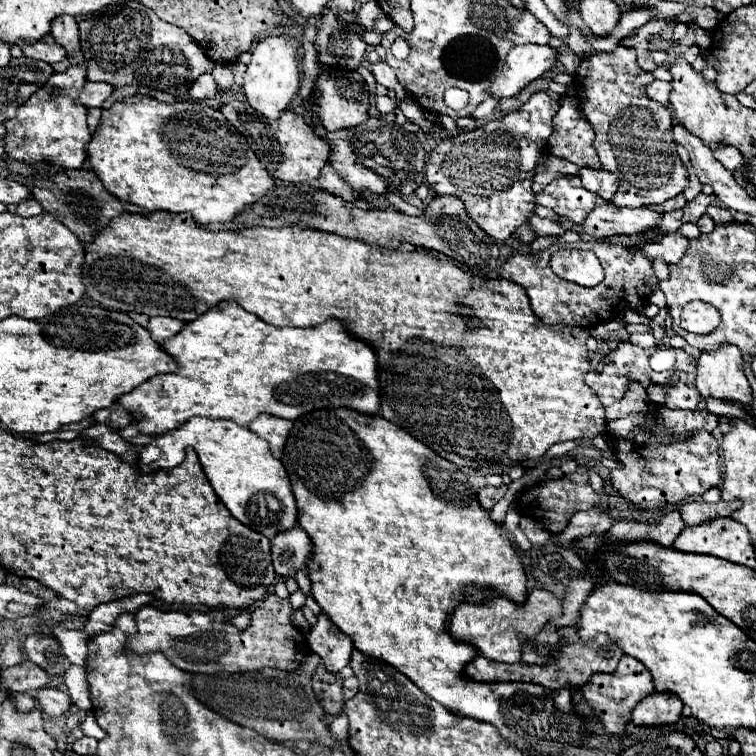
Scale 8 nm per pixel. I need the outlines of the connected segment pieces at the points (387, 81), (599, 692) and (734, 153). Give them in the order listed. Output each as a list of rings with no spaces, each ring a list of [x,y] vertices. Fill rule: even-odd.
[[[386,61],[372,63],[372,65],[370,65],[370,71],[372,71],[376,83],[380,83],[380,85],[384,85],[384,87],[388,87],[388,89],[394,89],[396,95],[398,95],[398,99],[402,99],[402,101],[408,99],[408,91],[398,83],[394,69],[390,69],[390,67],[386,65]]]
[[[624,655],[614,673],[592,675],[592,679],[582,687],[582,691],[584,691],[584,697],[588,699],[588,703],[592,705],[592,709],[600,715],[600,719],[608,727],[608,731],[622,733],[624,725],[630,721],[632,709],[636,707],[636,703],[640,699],[644,699],[646,695],[650,695],[654,691],[654,685],[652,685],[652,677],[650,677],[648,669],[640,661]]]
[[[724,147],[724,149],[716,149],[714,151],[714,157],[728,169],[728,171],[736,171],[738,167],[742,167],[746,161],[744,161],[744,155],[736,149],[736,147]]]

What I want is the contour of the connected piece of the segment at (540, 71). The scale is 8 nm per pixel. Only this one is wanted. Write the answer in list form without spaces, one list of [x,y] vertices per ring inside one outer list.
[[[520,45],[514,47],[496,79],[492,79],[490,93],[496,97],[514,97],[528,83],[540,79],[558,63],[556,49],[550,45]]]

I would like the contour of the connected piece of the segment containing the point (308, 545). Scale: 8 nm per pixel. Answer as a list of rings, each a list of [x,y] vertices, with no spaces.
[[[300,527],[278,533],[270,545],[274,571],[280,577],[292,577],[298,569],[306,569],[312,559],[312,541]]]

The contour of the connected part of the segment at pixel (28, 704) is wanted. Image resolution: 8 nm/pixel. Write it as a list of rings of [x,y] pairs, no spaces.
[[[16,693],[14,699],[16,699],[16,705],[20,711],[30,711],[36,707],[36,699],[30,693]]]

